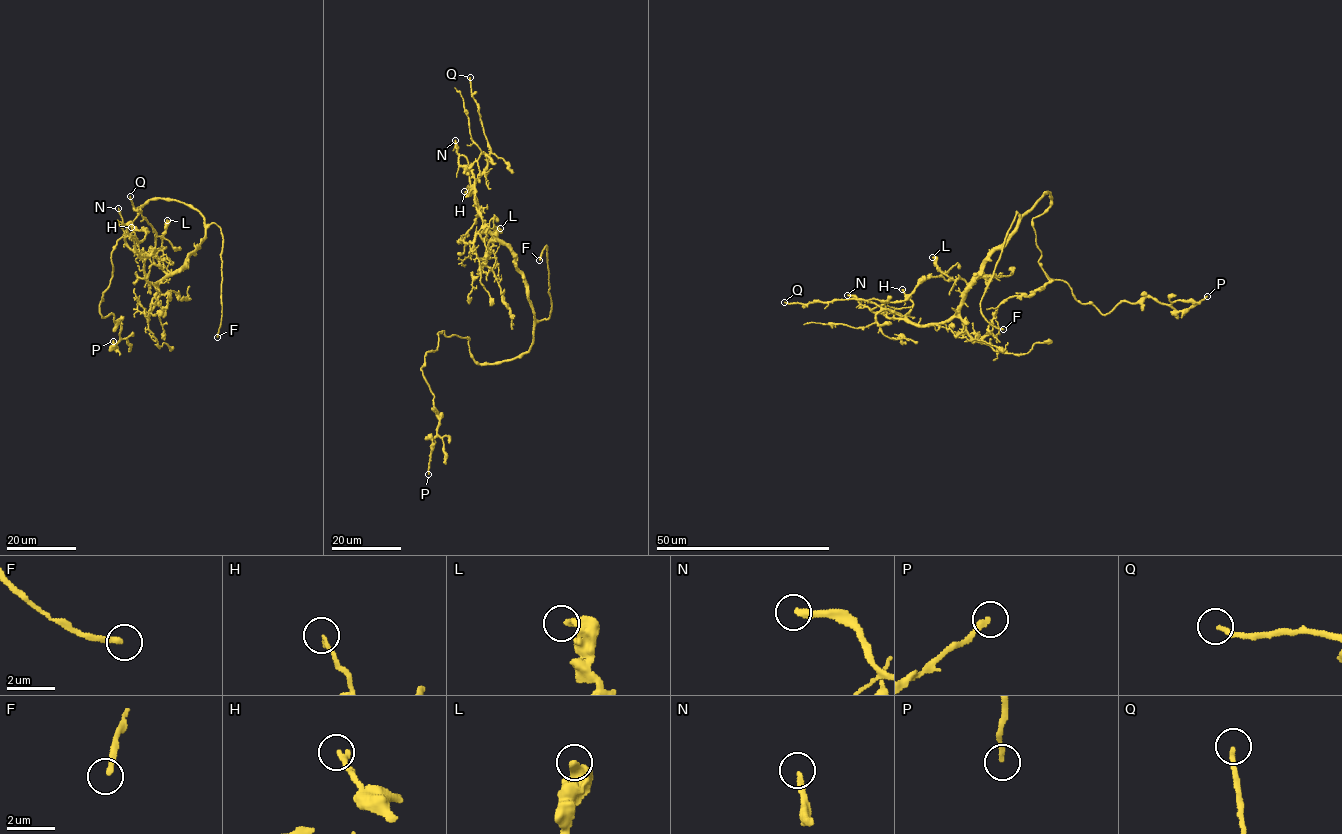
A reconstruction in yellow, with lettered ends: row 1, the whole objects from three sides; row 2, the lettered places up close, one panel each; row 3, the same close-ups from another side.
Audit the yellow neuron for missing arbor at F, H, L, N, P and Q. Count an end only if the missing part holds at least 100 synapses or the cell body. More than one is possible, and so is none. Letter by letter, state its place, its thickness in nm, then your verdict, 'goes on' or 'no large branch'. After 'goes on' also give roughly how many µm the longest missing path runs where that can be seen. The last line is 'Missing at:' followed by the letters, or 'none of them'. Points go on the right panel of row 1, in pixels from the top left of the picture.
F: at (1003, 329); 220 nm thick; goes on; about 120 µm are missing
H: at (902, 289); 190 nm thick; no large branch
L: at (932, 257); 340 nm thick; no large branch
N: at (847, 295); 220 nm thick; no large branch
P: at (1207, 296); 200 nm thick; no large branch
Q: at (784, 302); 190 nm thick; no large branch
Missing at: F

